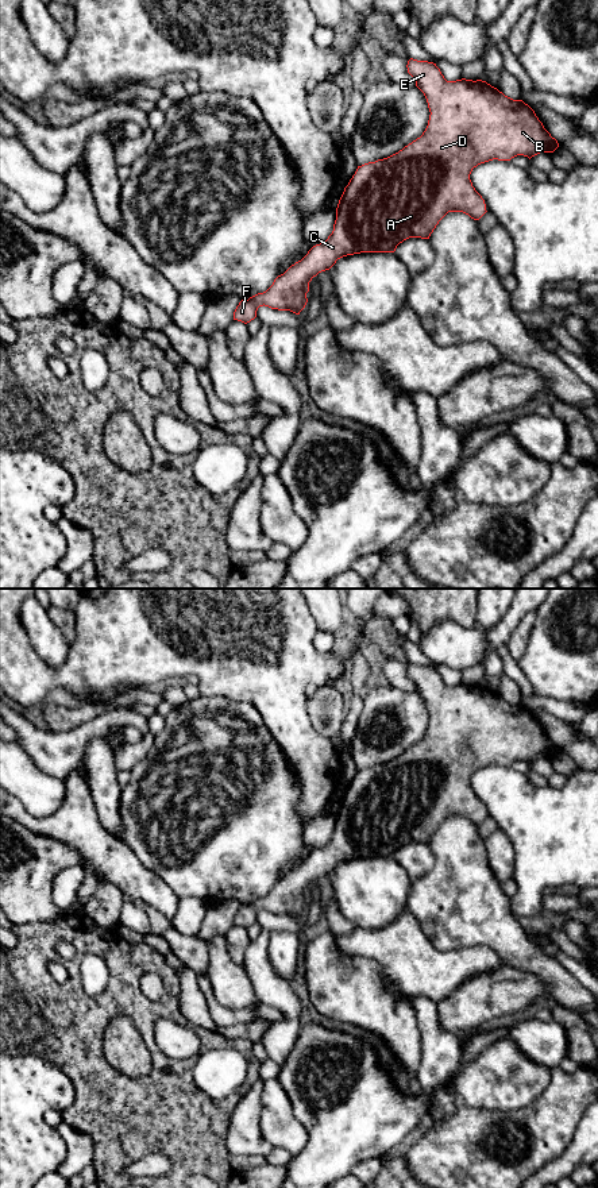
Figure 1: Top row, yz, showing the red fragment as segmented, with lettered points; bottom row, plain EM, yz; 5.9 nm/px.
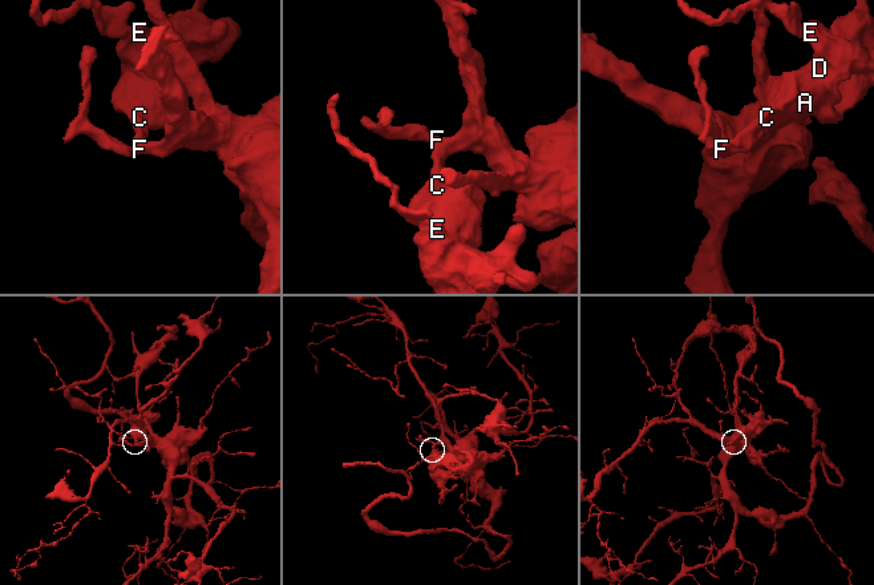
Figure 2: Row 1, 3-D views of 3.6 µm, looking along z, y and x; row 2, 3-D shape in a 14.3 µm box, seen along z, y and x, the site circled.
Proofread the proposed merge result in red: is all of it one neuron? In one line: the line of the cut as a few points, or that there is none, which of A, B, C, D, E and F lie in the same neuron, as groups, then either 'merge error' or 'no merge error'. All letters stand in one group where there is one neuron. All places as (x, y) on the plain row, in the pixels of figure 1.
cut none; groups A B C D E F; no merge error

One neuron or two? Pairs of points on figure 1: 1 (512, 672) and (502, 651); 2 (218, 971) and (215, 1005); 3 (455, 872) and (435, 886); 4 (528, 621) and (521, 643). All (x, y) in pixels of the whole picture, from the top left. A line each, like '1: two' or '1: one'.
1: one
2: two
3: one
4: one

